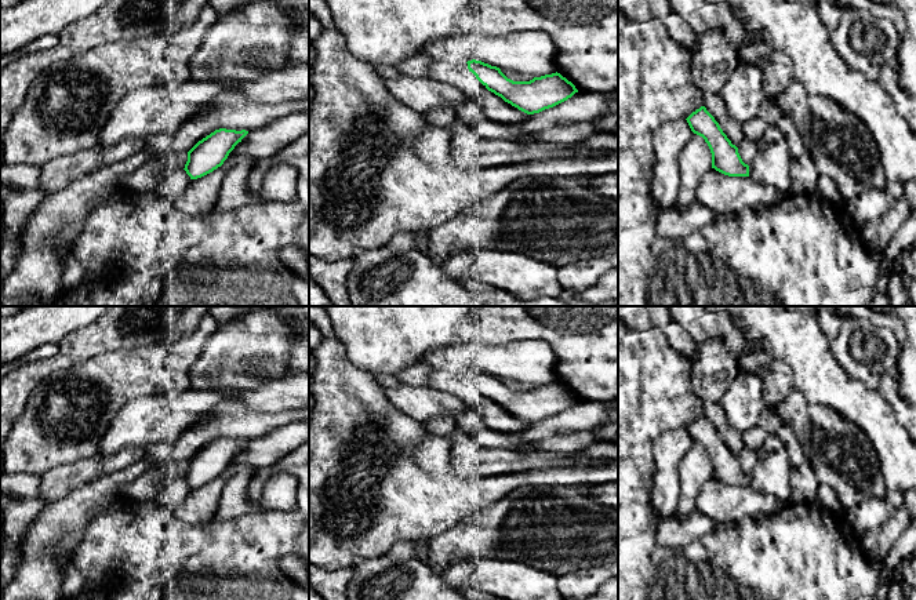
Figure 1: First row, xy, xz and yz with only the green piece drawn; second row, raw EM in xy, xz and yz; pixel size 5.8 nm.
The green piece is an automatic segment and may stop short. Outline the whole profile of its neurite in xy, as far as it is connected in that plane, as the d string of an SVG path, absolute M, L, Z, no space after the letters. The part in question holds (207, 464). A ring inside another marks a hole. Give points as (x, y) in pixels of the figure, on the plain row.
M219 437L199 450L189 461L185 480L190 488L201 487L223 473L248 440Z

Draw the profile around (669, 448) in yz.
M687 429L664 432L653 446L655 476L651 488L651 506L658 517L676 512L679 503L679 463L693 447Z

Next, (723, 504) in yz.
M715 477L702 484L695 498L695 510L710 517L716 524L770 516L779 506L779 501L770 494L749 486L728 486Z

